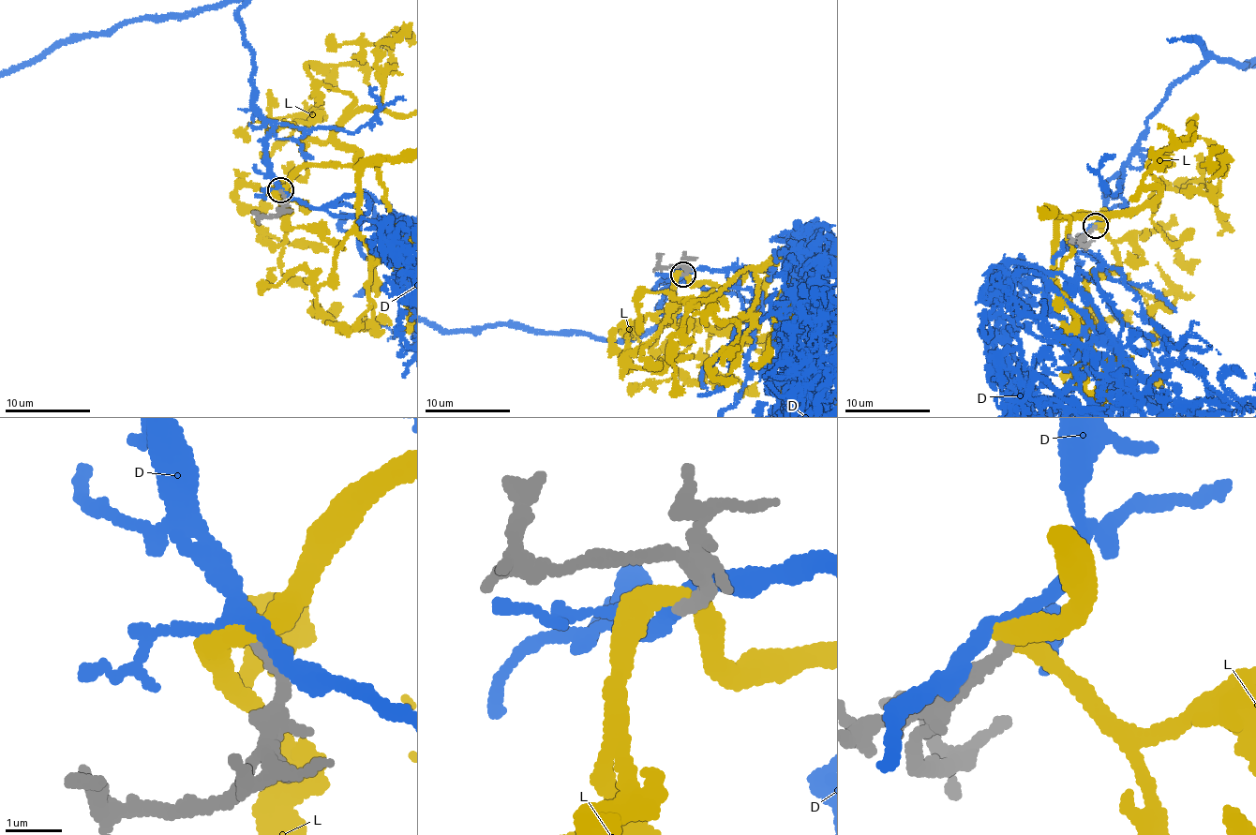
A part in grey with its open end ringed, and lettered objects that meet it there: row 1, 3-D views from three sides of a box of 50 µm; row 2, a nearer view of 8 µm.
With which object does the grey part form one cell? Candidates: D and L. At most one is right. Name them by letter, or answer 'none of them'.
D

